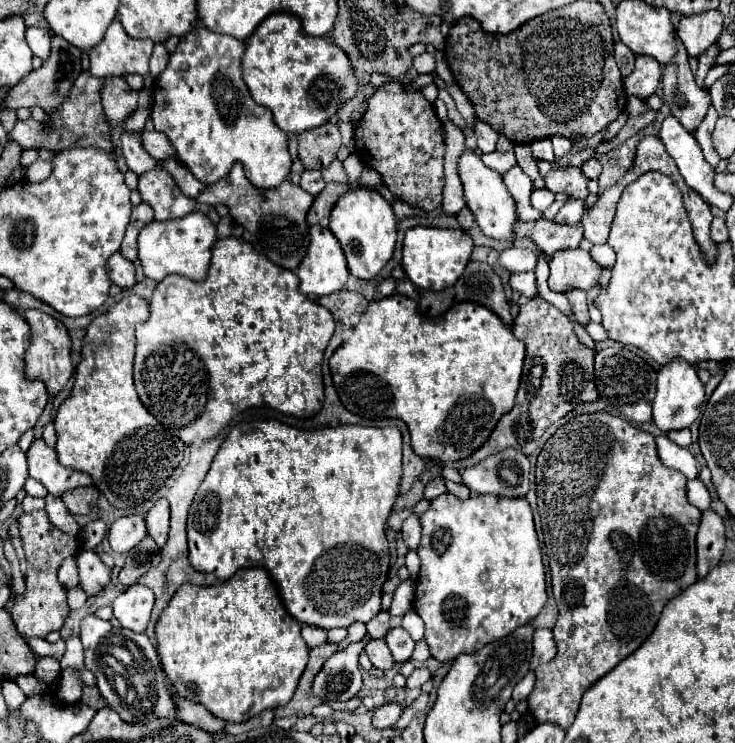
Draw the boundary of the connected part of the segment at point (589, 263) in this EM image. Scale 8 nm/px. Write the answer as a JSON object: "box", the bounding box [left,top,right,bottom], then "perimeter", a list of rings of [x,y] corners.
{"box":[550,250,600,292],"perimeter":[[[558,250],[550,258],[550,290],[568,292],[572,288],[590,290],[598,284],[600,266],[592,260],[592,256],[582,250]]]}

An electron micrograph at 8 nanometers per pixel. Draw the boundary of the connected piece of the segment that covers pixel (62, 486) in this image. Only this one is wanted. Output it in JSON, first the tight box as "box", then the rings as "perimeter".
{"box":[26,440,94,496],"perimeter":[[[34,440],[30,450],[26,452],[28,456],[28,472],[30,478],[38,480],[44,484],[44,488],[52,494],[52,496],[62,496],[68,490],[74,488],[86,488],[92,486],[94,482],[88,478],[88,474],[76,472],[76,470],[68,470],[58,462],[56,450],[46,446],[46,442],[42,440]]]}

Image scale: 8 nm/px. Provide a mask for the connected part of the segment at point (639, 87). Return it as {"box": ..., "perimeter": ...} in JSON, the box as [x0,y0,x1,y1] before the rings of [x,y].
{"box":[624,56,662,98],"perimeter":[[[636,56],[634,72],[628,78],[624,78],[626,94],[650,98],[658,88],[660,74],[662,74],[662,68],[652,56]]]}

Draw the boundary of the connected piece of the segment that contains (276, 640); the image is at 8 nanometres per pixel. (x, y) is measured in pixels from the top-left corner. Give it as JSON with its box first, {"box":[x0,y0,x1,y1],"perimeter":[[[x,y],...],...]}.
{"box":[156,568,308,722],"perimeter":[[[260,568],[238,570],[230,580],[214,586],[180,586],[156,622],[156,650],[176,694],[202,704],[226,722],[244,722],[268,708],[288,704],[308,664],[300,624],[284,608],[270,574]]]}

